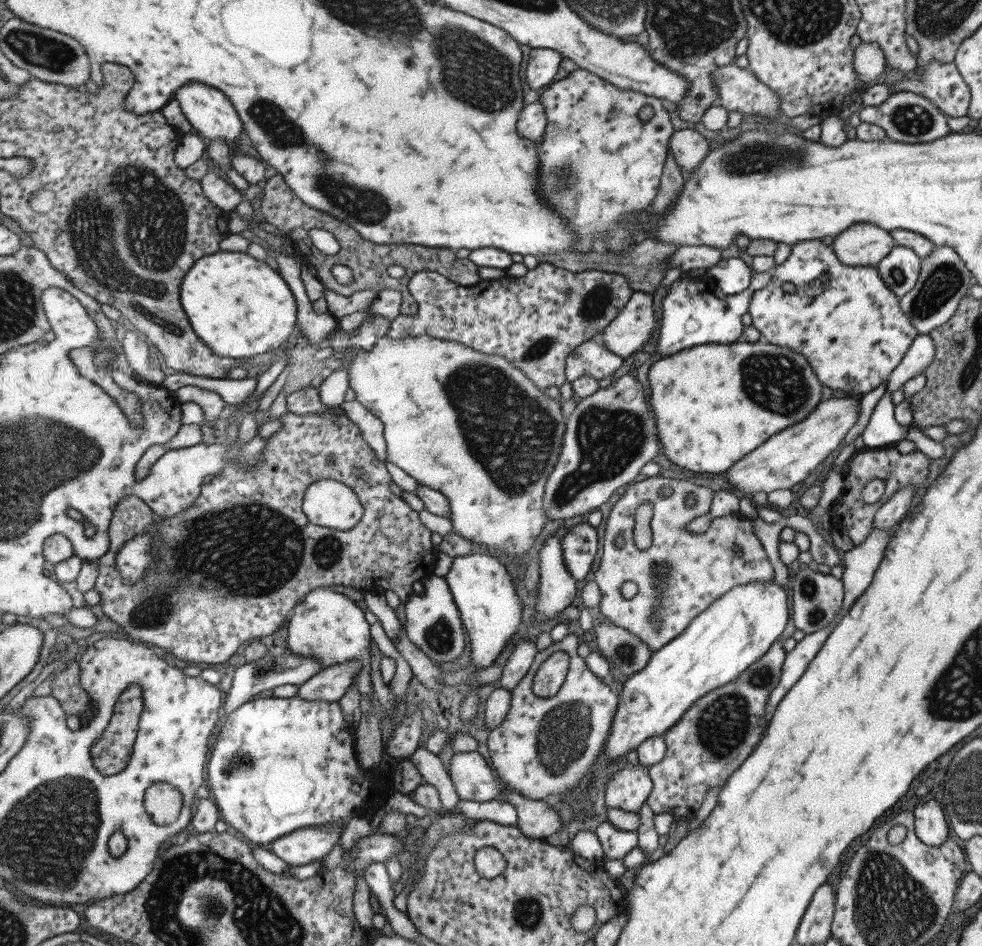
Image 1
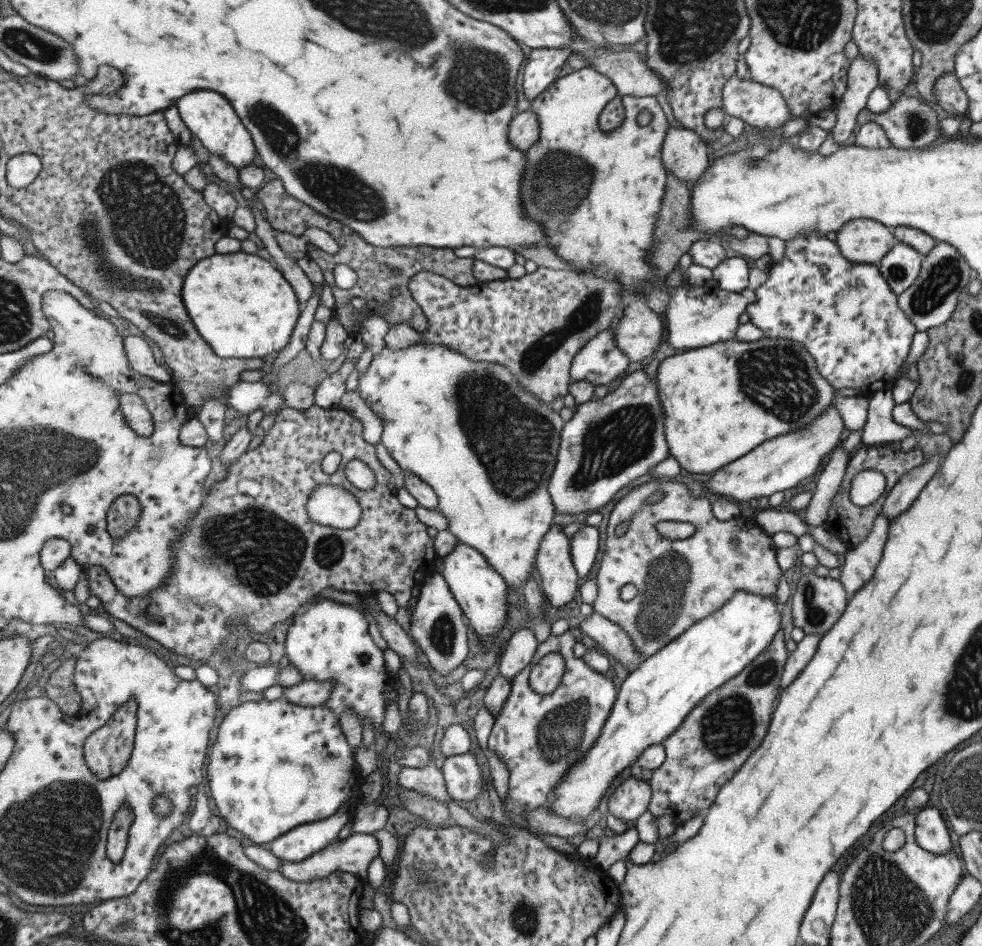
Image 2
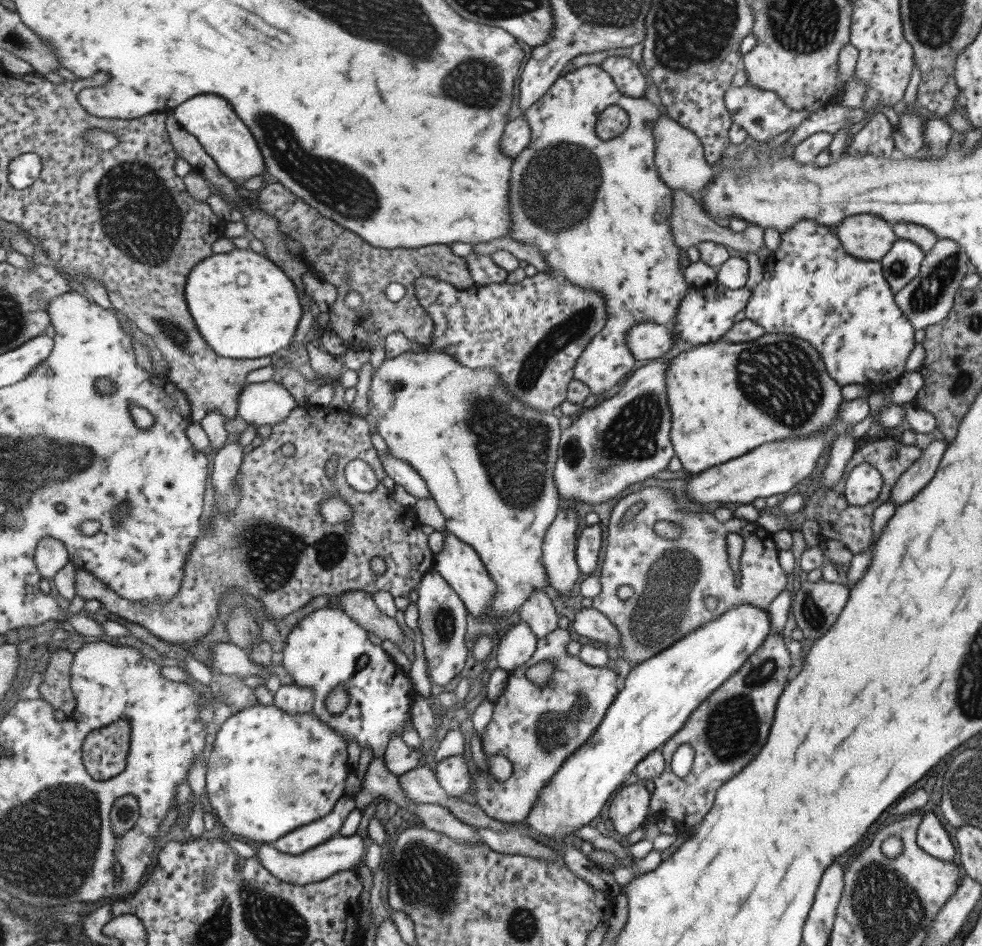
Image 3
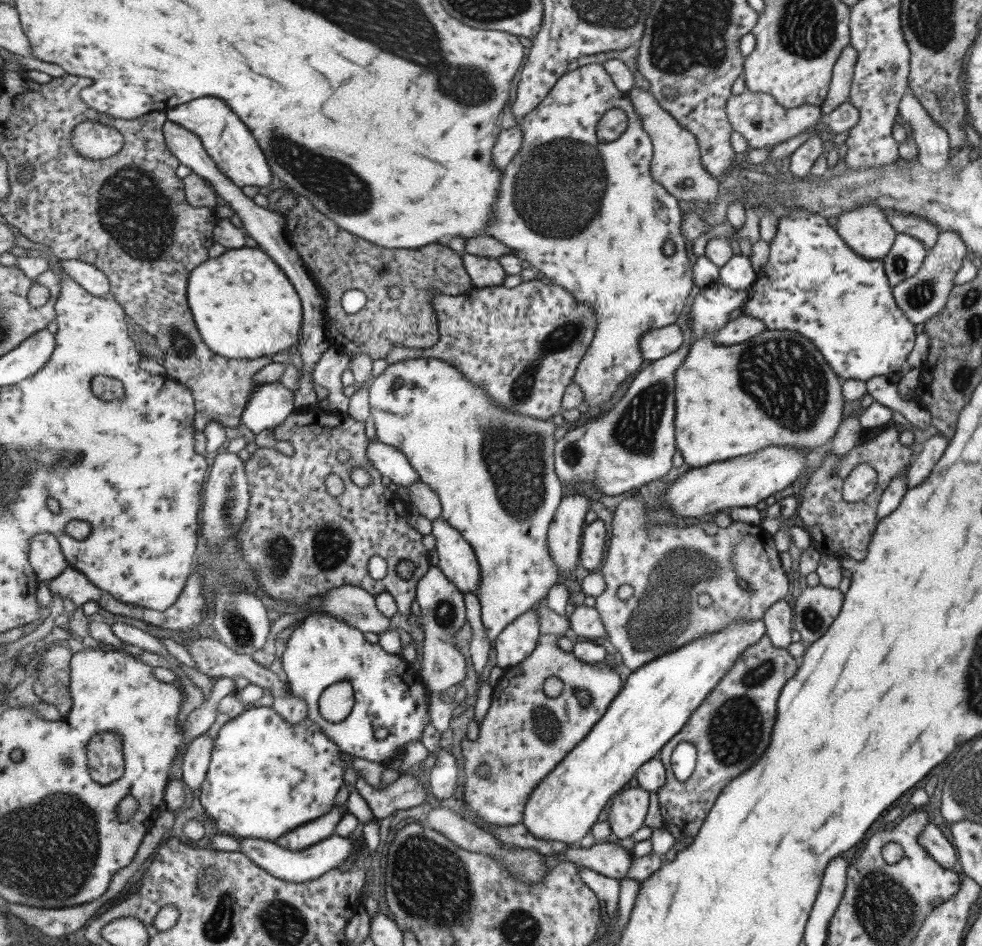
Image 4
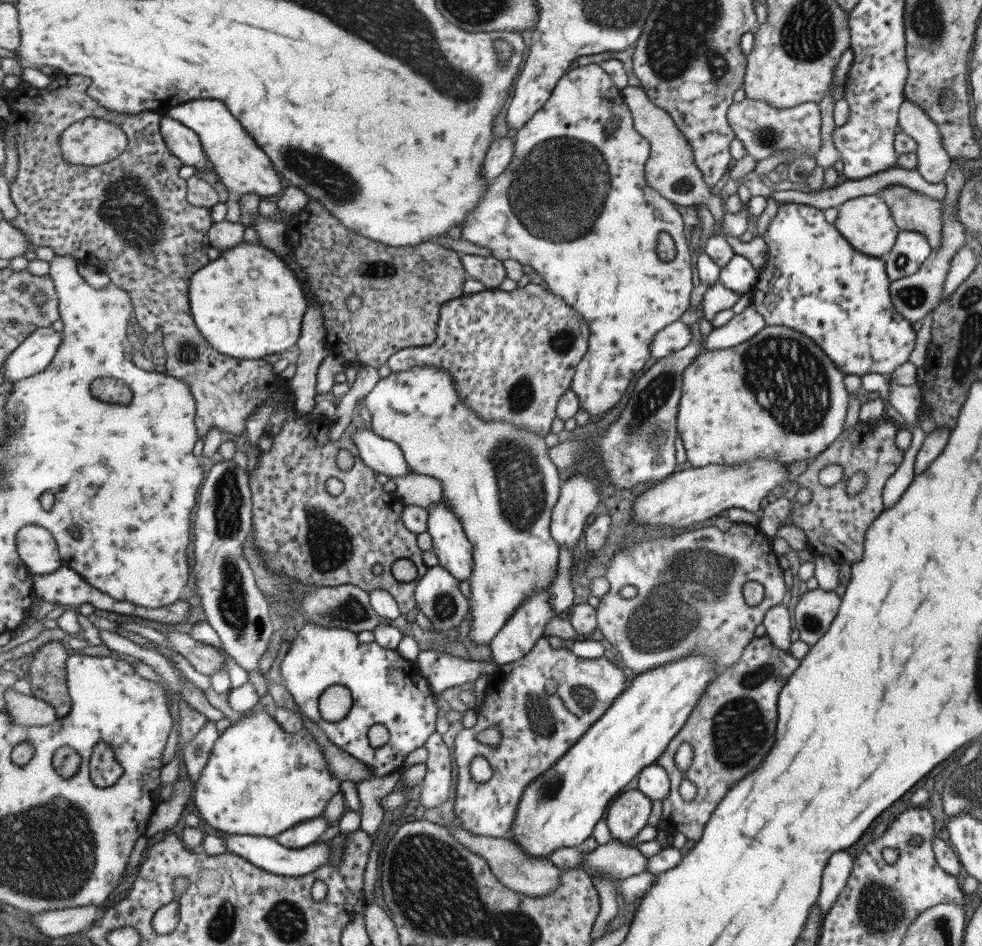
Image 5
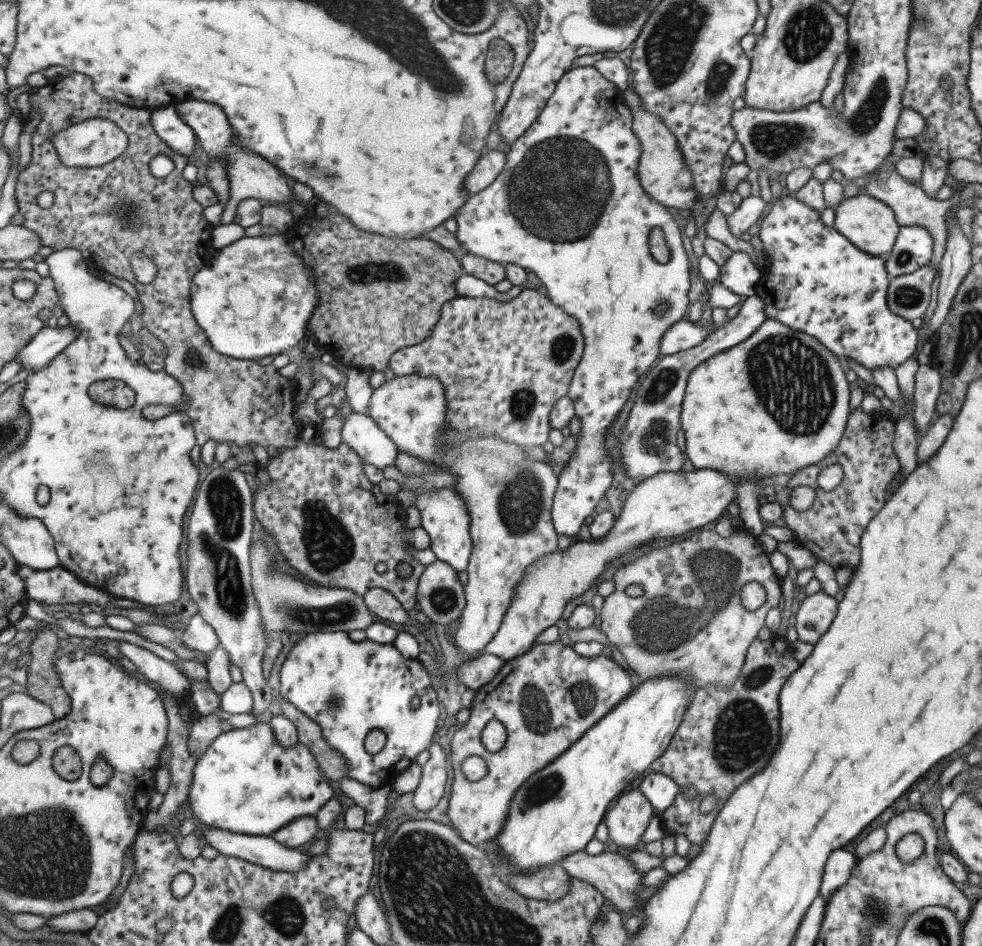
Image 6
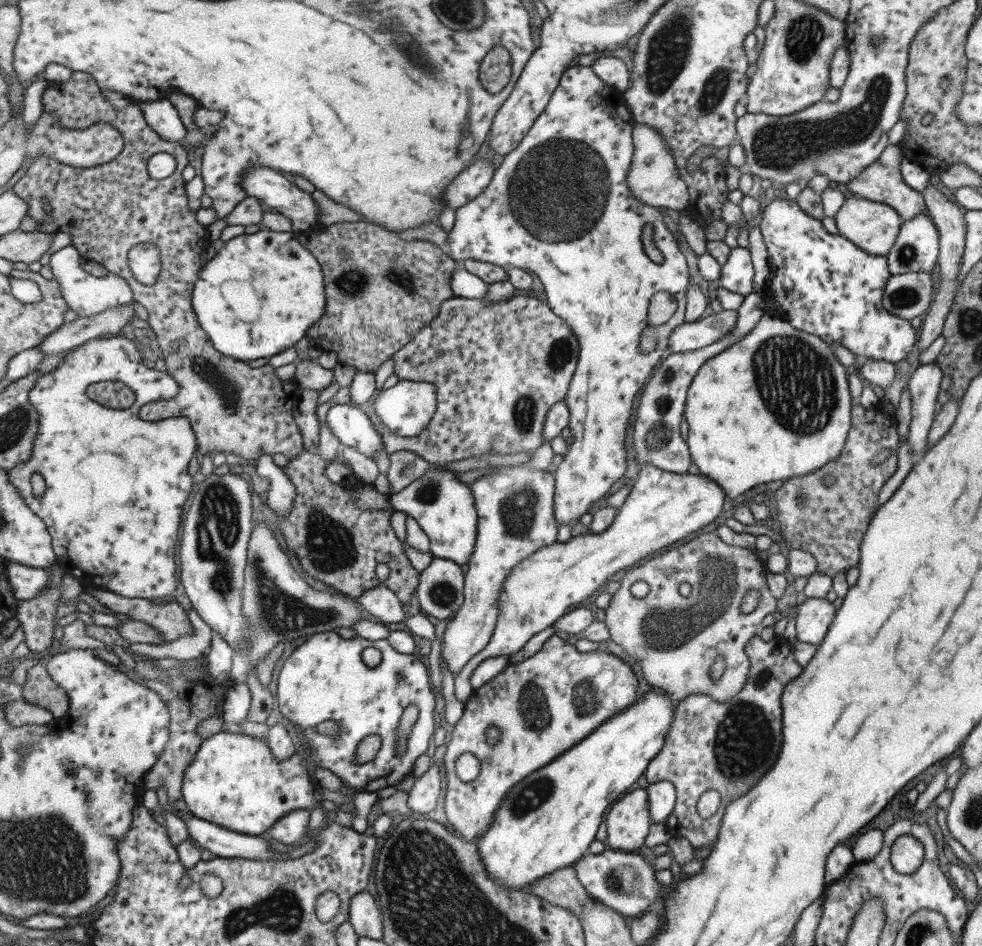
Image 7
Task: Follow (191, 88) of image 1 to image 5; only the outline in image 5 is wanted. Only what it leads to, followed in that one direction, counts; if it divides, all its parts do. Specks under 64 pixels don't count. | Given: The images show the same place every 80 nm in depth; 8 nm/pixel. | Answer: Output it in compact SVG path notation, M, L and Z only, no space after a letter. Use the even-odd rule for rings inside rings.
M199 99L180 104L167 111L168 115L180 120L185 126L192 128L202 140L208 159L215 166L215 171L228 191L228 213L226 220L239 223L241 206L239 200L254 192L261 198L277 196L284 192L283 177L276 169L269 155L256 143L247 129L222 100Z

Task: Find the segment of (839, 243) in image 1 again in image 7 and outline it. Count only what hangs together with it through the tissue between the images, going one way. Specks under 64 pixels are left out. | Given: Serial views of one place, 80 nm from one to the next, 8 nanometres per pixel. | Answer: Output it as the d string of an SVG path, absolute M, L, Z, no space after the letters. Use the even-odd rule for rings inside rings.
M859 196L845 199L833 218L839 235L872 256L886 256L889 253L902 221L890 206L871 202Z

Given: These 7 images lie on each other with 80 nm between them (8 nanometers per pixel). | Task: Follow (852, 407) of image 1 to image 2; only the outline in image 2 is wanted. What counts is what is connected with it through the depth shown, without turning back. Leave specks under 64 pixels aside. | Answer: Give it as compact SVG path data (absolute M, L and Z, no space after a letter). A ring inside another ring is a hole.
M830 404L807 426L766 440L737 460L709 474L707 478L703 478L703 488L741 505L746 504L750 498L768 497L775 492L789 490L799 480L808 478L819 468L821 459L839 445L843 428L844 424L837 409L834 404Z

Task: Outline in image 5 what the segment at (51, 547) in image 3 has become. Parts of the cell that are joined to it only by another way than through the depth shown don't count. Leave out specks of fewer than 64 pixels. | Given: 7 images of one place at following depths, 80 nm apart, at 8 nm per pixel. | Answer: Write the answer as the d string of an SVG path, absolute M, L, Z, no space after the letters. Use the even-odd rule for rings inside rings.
M27 525L17 536L18 552L33 574L51 574L65 566L57 538L39 525Z

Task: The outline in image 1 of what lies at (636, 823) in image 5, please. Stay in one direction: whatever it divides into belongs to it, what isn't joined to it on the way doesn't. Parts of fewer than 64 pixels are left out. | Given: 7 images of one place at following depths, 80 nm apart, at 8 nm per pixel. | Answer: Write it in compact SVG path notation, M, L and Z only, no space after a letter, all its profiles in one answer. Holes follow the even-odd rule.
M637 764L637 766L628 765L615 772L609 781L605 784L605 806L607 808L621 809L623 811L638 812L641 805L646 802L649 793L651 793L652 782L649 774L643 772L645 766Z

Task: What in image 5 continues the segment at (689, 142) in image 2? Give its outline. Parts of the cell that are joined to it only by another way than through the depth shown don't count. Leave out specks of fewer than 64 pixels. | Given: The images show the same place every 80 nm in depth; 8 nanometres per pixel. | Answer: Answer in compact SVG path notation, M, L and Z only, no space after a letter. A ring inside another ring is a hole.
M626 86L620 90L623 102L632 116L633 128L649 143L649 156L644 164L645 184L656 190L659 196L666 198L673 205L693 206L703 204L714 218L714 228L722 222L725 211L720 197L713 195L711 186L707 186L701 173L694 165L692 150L685 137L675 128L671 117L662 109L657 108L639 86Z

